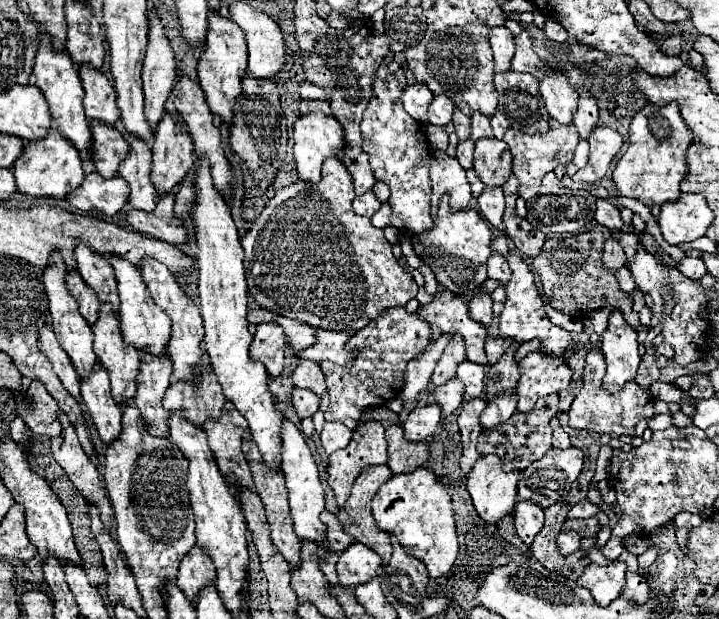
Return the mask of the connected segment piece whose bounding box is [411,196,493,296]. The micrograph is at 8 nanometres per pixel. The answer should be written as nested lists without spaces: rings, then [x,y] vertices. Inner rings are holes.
[[[443,196],[441,204],[439,204],[435,228],[425,234],[411,236],[411,244],[413,244],[415,252],[421,256],[421,260],[431,266],[431,270],[435,272],[435,276],[443,288],[447,288],[459,296],[465,296],[465,294],[477,290],[487,280],[487,258],[491,256],[489,242],[491,242],[493,234],[479,212],[461,210],[461,212],[451,214],[447,204],[449,204],[447,196]]]

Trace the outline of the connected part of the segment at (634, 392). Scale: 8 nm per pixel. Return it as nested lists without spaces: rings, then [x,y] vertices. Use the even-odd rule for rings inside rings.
[[[595,348],[587,354],[583,386],[569,408],[569,426],[579,428],[579,430],[591,430],[597,434],[613,434],[615,432],[615,434],[635,436],[637,422],[647,420],[655,414],[655,410],[653,410],[655,400],[653,400],[651,392],[631,380],[631,382],[627,382],[627,386],[623,386],[623,390],[619,390],[615,394],[607,394],[607,390],[603,390],[603,386],[601,386],[603,374],[605,374],[605,358],[603,358],[603,352],[599,348]]]

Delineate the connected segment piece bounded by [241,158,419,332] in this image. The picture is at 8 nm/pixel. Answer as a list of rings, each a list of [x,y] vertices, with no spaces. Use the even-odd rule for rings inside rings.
[[[327,158],[319,182],[311,184],[297,180],[295,184],[275,192],[275,196],[253,222],[251,230],[241,238],[245,254],[271,254],[265,264],[245,264],[249,296],[261,308],[301,320],[313,328],[351,332],[367,326],[367,322],[377,318],[385,308],[405,306],[417,296],[419,288],[413,276],[397,264],[383,230],[375,228],[369,218],[357,216],[352,209],[353,200],[353,178],[339,158]],[[319,212],[323,218],[317,218]]]

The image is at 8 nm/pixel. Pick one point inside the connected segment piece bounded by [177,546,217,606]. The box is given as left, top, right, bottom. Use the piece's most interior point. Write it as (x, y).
(196, 572)

